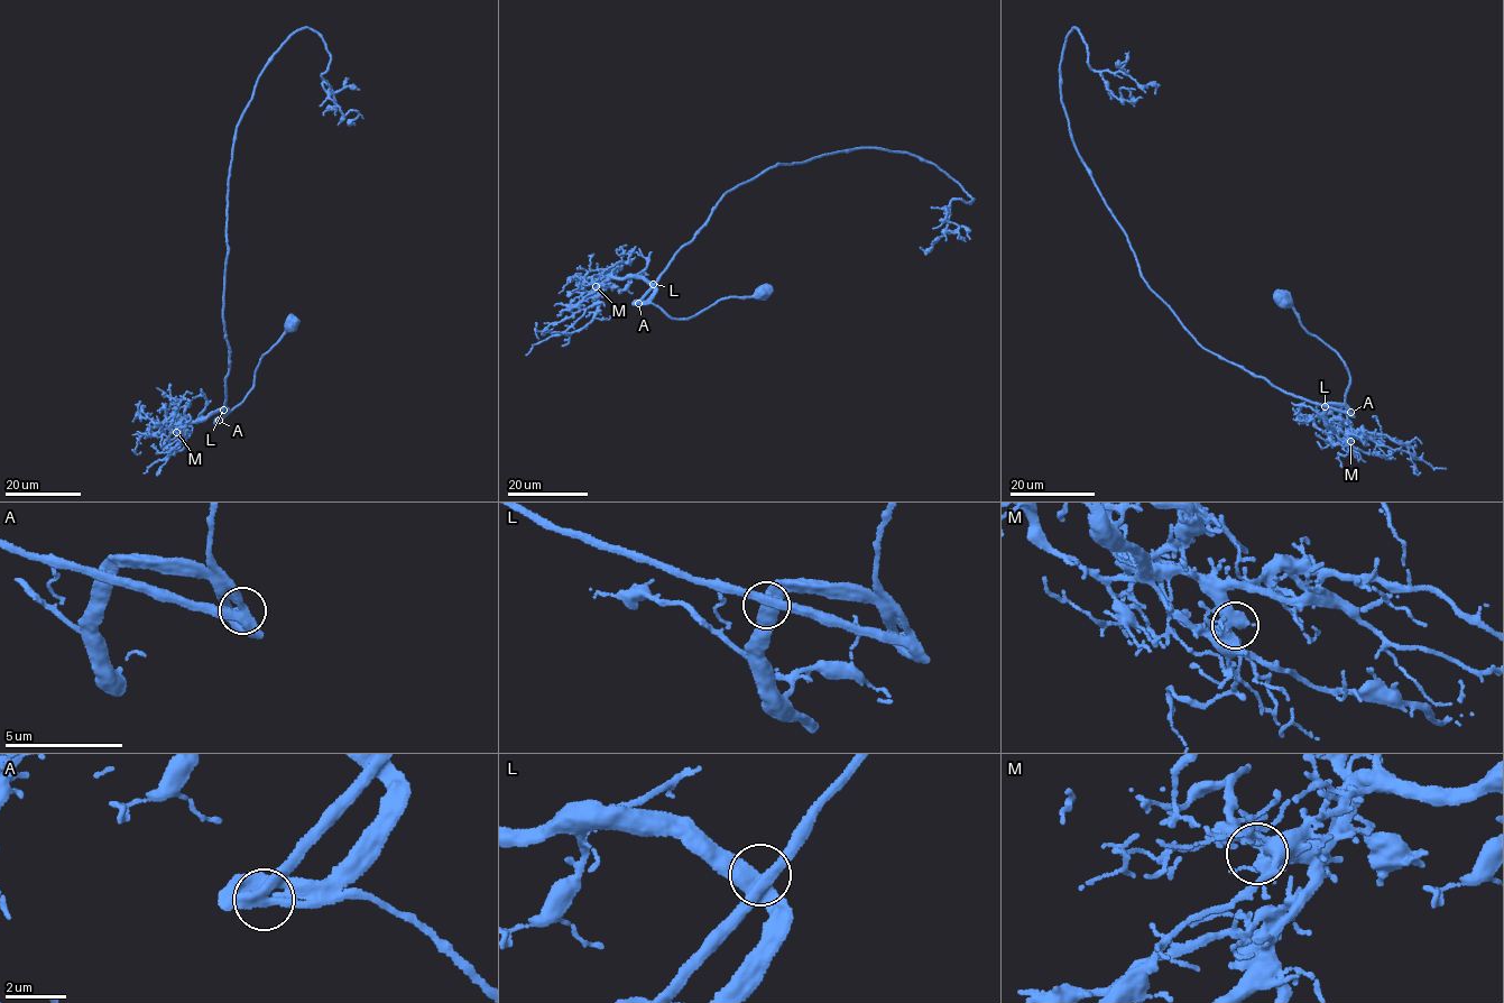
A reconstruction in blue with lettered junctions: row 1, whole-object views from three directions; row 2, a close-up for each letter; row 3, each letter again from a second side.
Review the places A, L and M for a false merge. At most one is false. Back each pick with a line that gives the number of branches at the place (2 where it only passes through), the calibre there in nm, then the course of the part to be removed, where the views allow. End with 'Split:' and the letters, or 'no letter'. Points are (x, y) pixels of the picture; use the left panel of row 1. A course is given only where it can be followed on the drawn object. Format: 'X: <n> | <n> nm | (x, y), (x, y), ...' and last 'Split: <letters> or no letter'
Split: no letter

